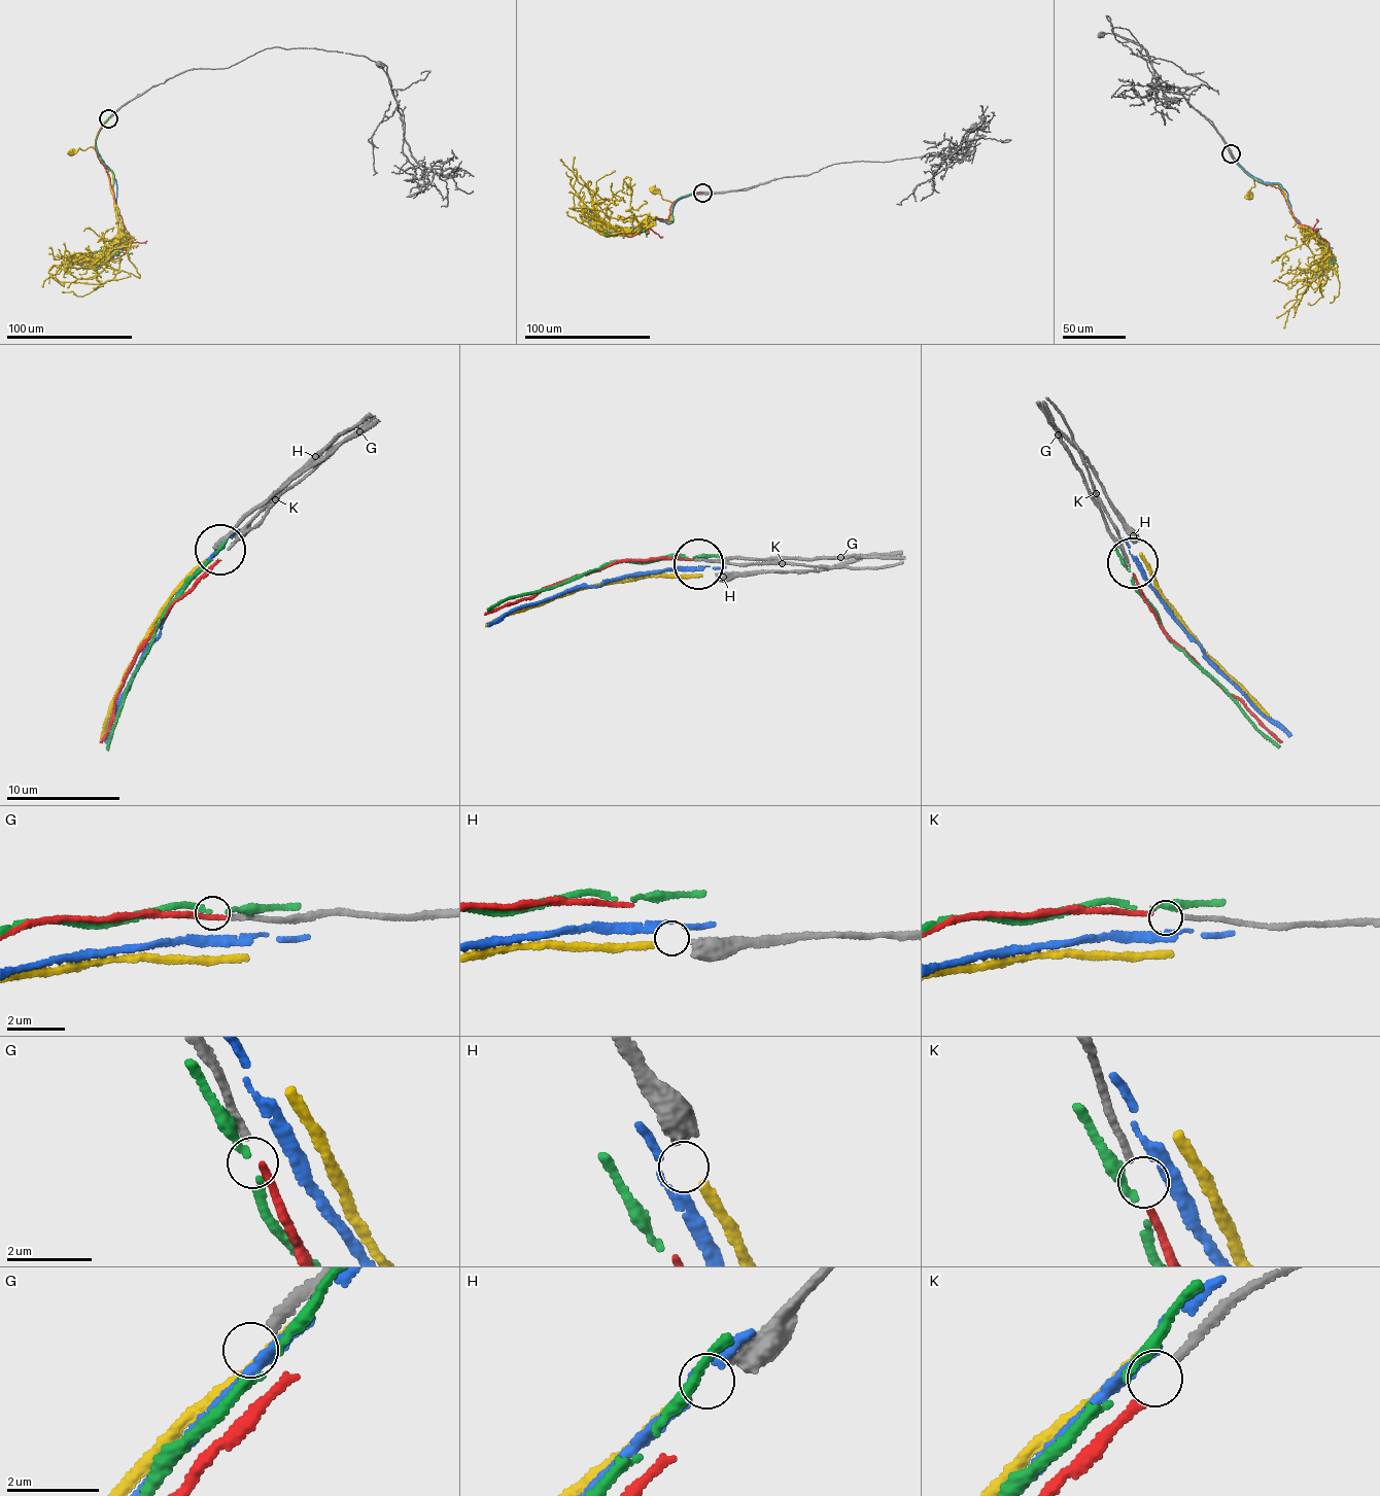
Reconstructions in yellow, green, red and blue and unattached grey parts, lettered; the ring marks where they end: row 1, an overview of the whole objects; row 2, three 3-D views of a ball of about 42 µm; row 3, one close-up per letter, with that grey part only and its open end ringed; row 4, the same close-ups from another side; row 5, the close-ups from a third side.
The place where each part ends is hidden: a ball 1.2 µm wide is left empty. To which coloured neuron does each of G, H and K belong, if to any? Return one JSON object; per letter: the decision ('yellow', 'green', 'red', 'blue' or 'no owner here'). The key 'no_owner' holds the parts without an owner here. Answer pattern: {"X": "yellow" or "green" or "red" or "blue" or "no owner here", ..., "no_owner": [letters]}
{"G": "no owner here", "H": "yellow", "K": "red", "no_owner": ["G"]}

